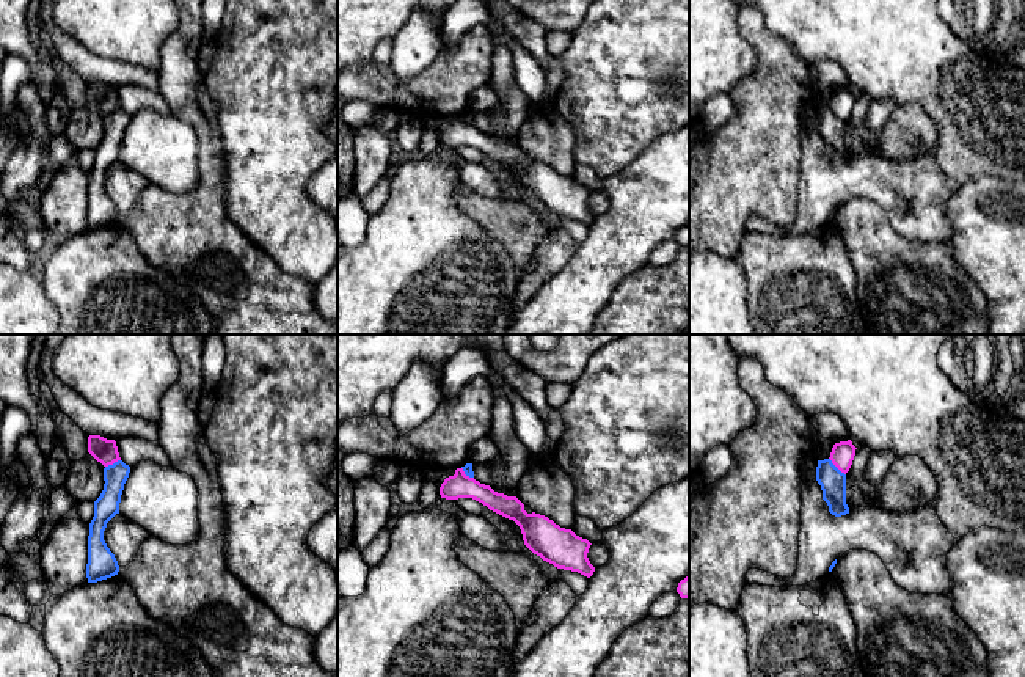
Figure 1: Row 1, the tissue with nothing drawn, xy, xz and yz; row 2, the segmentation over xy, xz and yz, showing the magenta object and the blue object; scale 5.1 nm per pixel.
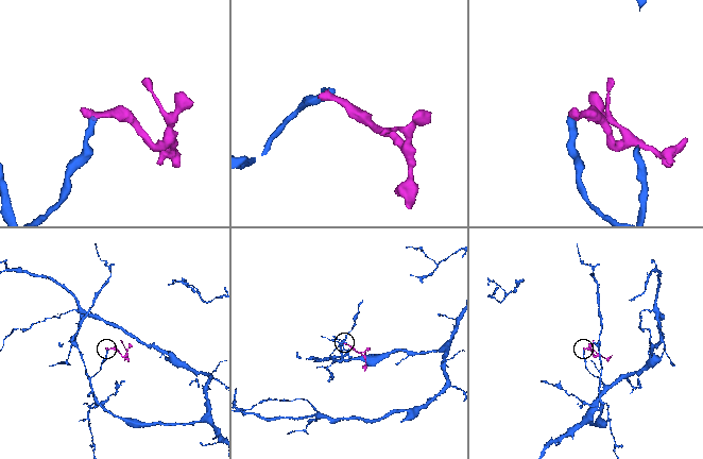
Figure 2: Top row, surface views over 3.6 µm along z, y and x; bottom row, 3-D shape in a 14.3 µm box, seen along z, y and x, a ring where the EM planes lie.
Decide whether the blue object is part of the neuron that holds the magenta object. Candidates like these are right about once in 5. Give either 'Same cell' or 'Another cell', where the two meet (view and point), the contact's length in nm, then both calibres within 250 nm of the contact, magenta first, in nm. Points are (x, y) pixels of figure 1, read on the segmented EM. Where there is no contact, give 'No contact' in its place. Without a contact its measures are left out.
Another cell. Touches magenta at yz (837, 467). Shared border 130 nm. Thickness 120 nm (magenta) against 140 nm

